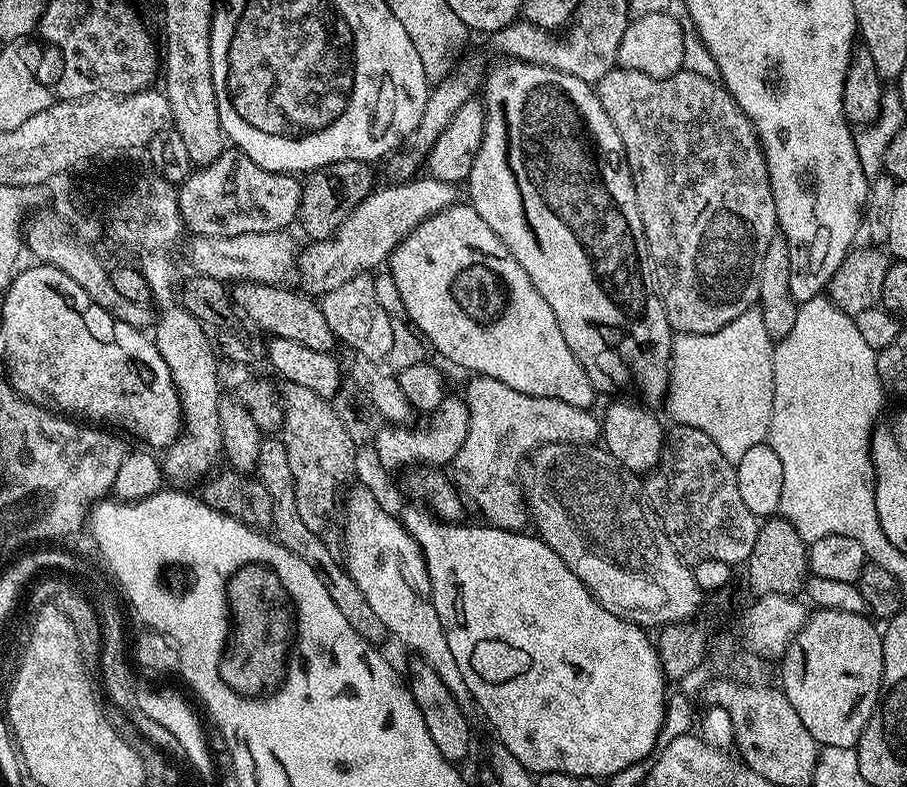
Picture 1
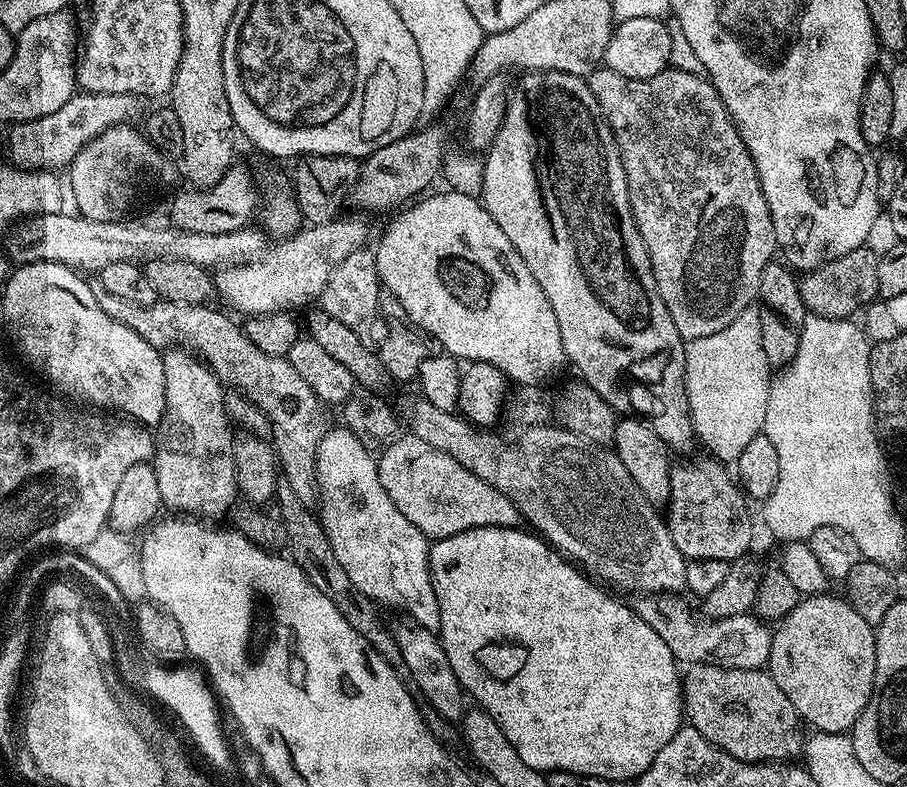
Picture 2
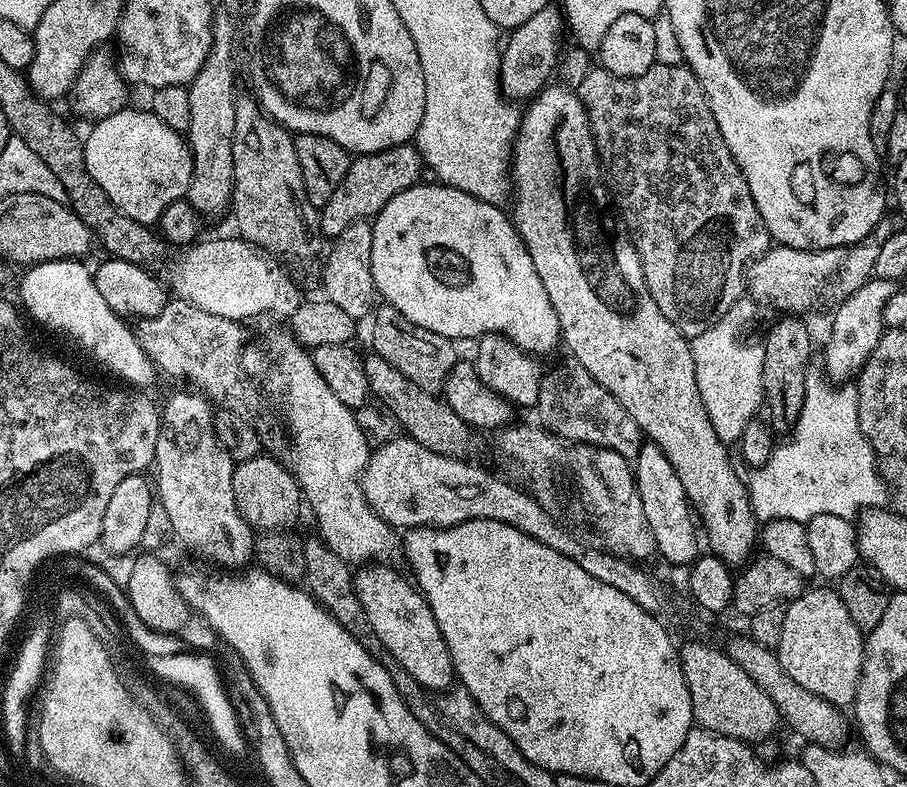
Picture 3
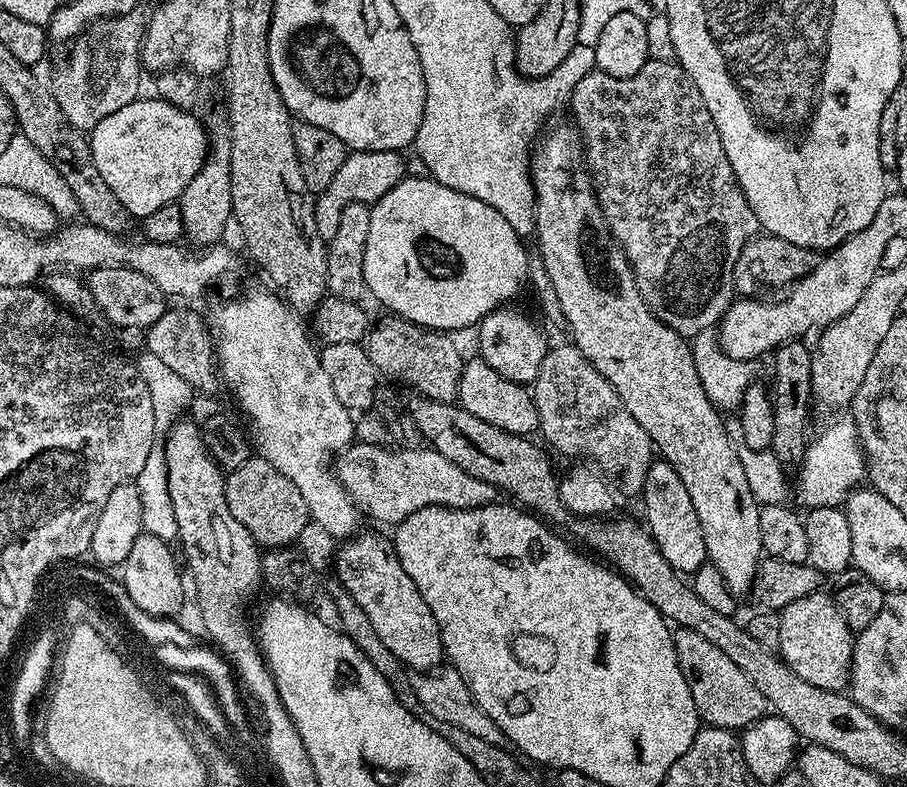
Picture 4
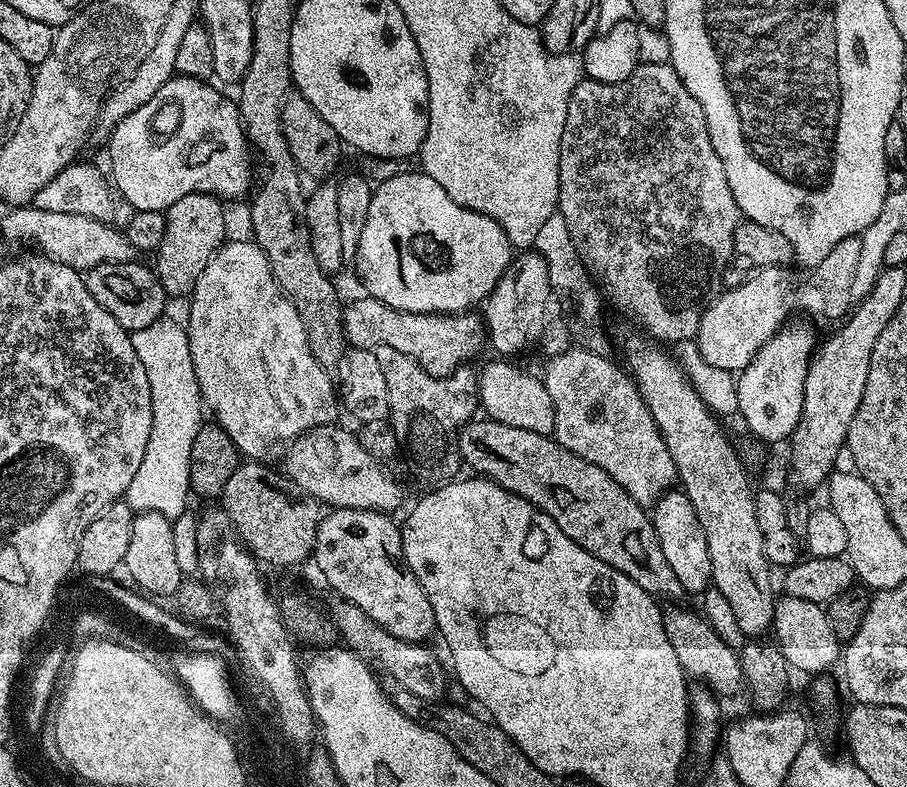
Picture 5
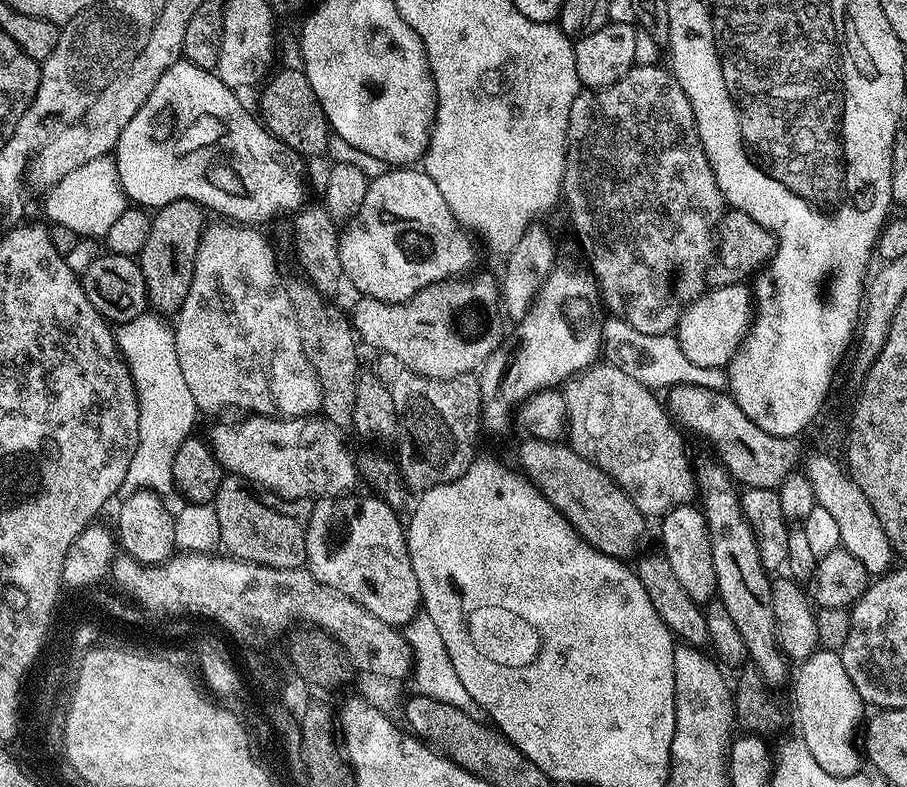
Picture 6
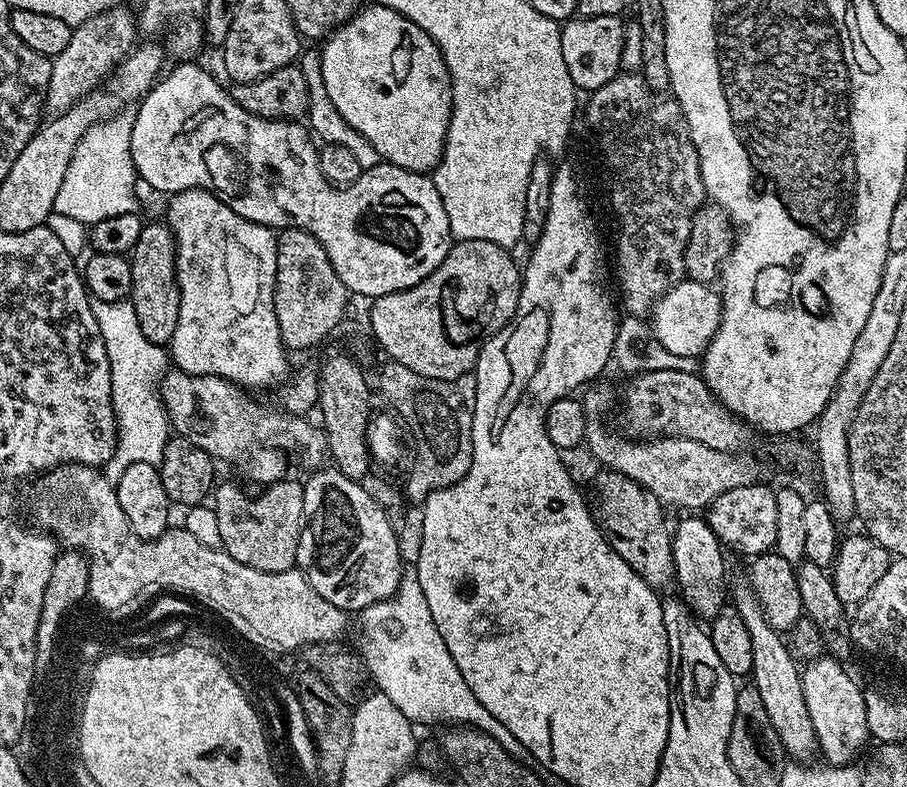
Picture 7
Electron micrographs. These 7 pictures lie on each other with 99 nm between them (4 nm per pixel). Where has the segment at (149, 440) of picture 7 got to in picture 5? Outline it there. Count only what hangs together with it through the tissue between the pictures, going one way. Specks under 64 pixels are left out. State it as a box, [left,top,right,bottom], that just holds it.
[131,316,204,464]

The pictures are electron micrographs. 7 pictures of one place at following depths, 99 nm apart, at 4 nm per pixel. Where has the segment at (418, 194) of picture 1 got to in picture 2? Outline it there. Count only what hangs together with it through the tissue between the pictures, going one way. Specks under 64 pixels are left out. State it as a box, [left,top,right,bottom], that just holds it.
[214,214,368,316]

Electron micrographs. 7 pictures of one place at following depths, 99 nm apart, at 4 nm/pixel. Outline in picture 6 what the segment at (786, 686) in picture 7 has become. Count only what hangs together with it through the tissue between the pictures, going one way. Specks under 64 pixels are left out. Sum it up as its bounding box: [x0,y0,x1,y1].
[698,462,790,686]

